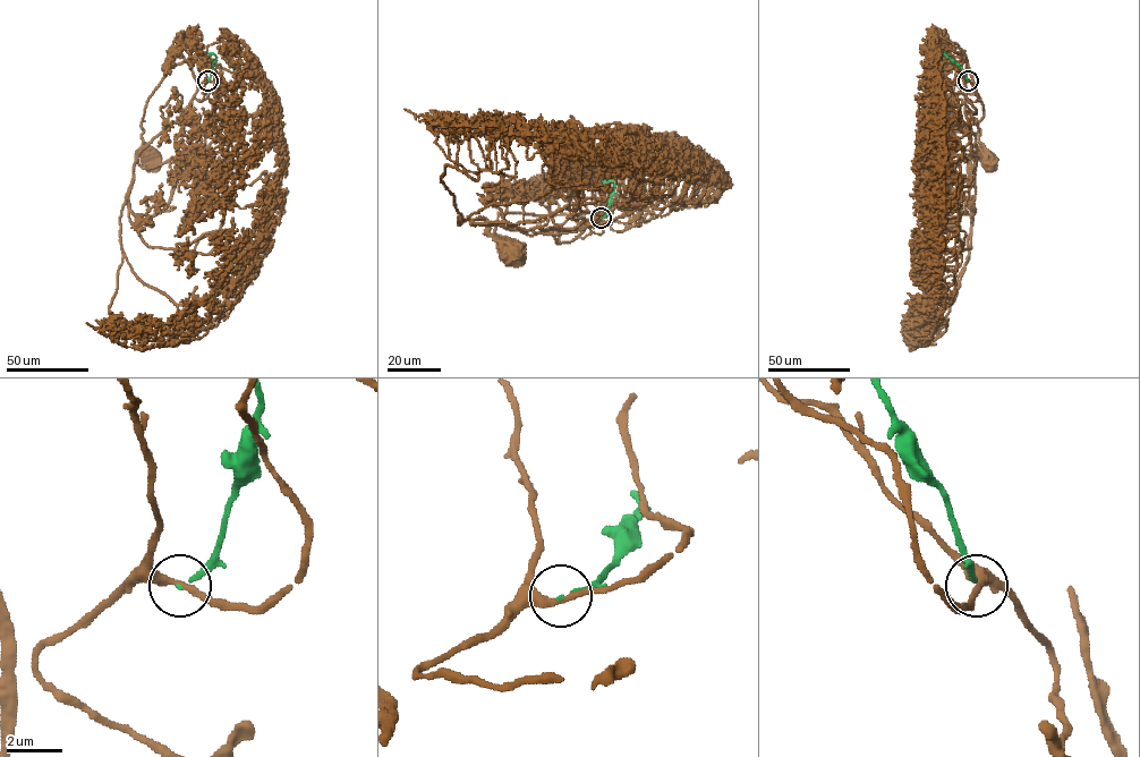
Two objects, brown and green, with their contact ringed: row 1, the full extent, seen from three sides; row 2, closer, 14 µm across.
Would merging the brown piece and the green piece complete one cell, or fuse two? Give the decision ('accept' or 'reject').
reject

